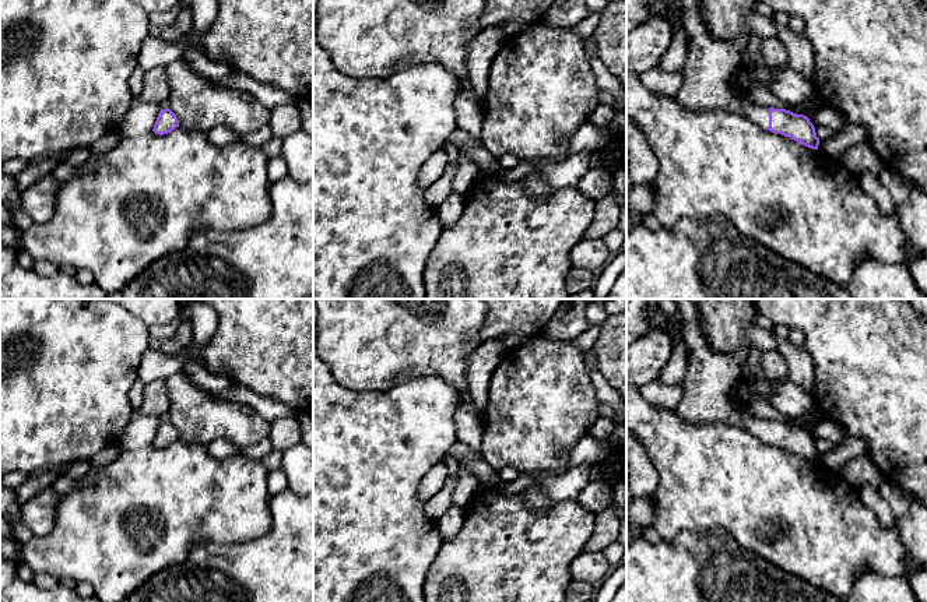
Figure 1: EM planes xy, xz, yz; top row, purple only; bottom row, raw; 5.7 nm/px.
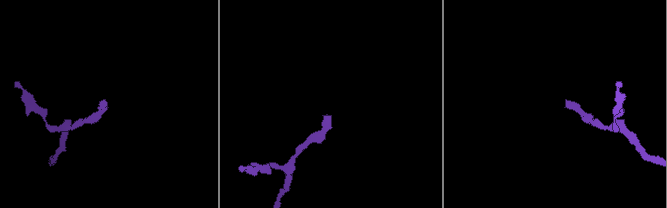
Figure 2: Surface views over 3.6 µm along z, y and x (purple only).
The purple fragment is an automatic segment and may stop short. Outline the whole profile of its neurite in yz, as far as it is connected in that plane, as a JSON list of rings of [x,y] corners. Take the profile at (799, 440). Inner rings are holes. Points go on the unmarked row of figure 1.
[[[694,299],[673,302],[682,318],[682,337],[688,352],[682,399],[674,411],[675,415],[694,425],[710,422],[738,425],[762,441],[818,462],[819,451],[807,429],[786,422],[752,419],[730,405],[728,392],[738,381],[749,351],[714,353],[700,332]]]

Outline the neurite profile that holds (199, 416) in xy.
[[[182,370],[165,383],[171,398],[168,416],[179,433],[179,441],[206,447],[215,439],[224,439],[246,448],[270,439],[270,422],[250,406],[217,399]]]

